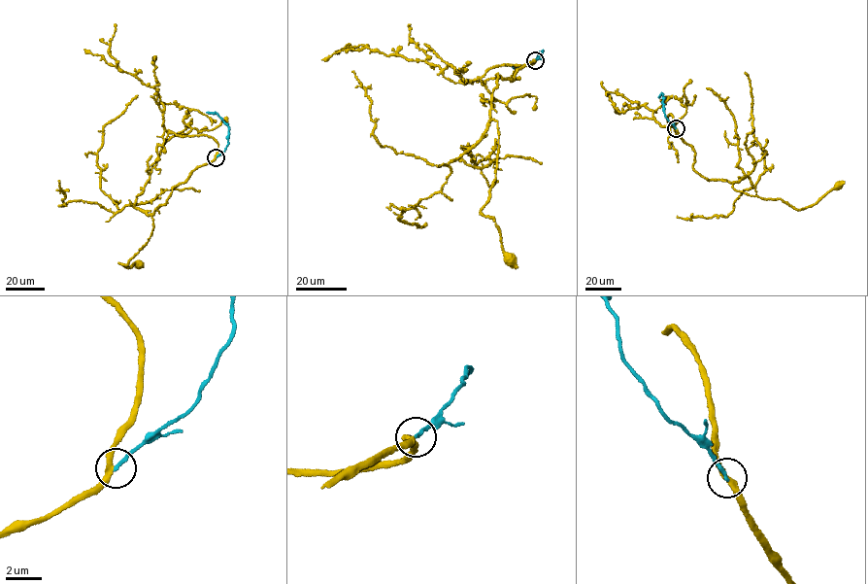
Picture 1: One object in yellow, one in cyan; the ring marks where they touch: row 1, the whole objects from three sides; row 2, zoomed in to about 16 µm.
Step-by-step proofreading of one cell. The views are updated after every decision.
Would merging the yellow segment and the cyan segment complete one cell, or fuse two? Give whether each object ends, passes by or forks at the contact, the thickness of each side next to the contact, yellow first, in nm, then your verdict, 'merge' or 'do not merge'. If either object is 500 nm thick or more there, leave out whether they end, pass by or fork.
yellow passes by; cyan ends; calibres 280 and 200 nm; do not merge

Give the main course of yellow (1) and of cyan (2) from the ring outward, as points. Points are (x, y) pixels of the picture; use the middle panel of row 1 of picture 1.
1: (535, 60), (514, 80), (497, 74), (492, 94), (496, 170), (480, 212), (494, 221), (510, 259)
2: (535, 60), (543, 51), (527, 64), (517, 67), (503, 65)

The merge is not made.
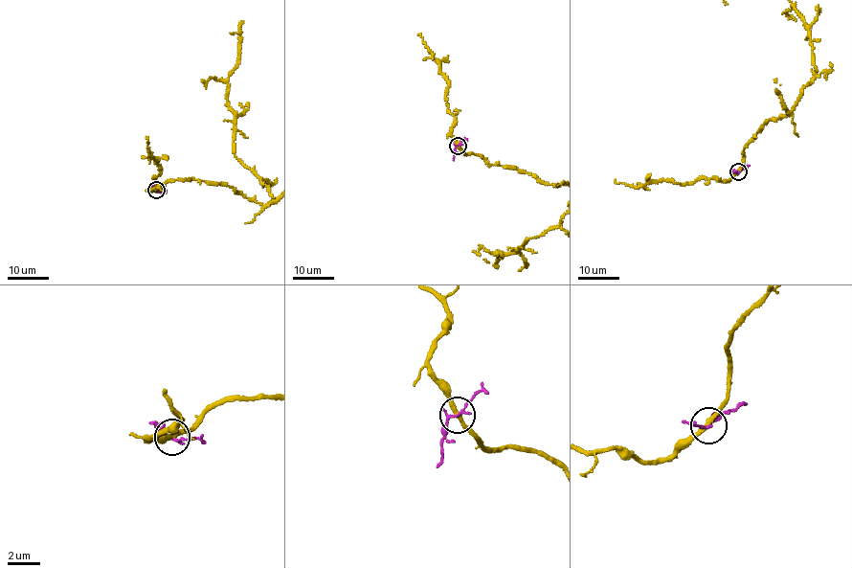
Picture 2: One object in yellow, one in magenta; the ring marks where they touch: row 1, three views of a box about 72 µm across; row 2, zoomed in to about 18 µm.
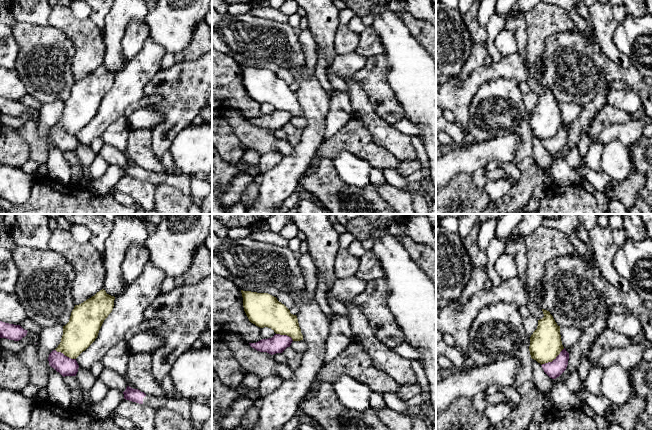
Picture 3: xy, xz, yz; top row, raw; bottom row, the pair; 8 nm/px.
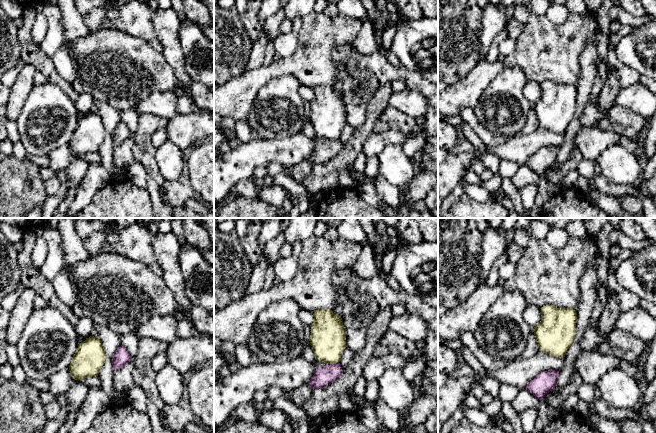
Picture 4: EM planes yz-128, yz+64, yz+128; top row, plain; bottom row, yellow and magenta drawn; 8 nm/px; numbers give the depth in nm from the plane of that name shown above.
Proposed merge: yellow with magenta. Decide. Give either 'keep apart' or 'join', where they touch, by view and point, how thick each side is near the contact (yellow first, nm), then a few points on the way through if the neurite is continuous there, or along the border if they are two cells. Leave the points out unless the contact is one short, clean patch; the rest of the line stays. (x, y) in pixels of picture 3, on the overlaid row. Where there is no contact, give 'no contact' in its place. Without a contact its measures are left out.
keep apart; contact yz (552, 360); calibres 260 and 140 nm; border yz (564, 348), (551, 361), (541, 365)

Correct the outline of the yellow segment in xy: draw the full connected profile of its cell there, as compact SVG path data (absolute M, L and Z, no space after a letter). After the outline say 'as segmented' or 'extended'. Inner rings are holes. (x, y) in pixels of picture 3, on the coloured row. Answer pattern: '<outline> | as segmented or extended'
M104 289L79 305L75 305L69 322L63 326L61 342L55 349L76 359L97 338L99 330L112 312L115 297Z | as segmented

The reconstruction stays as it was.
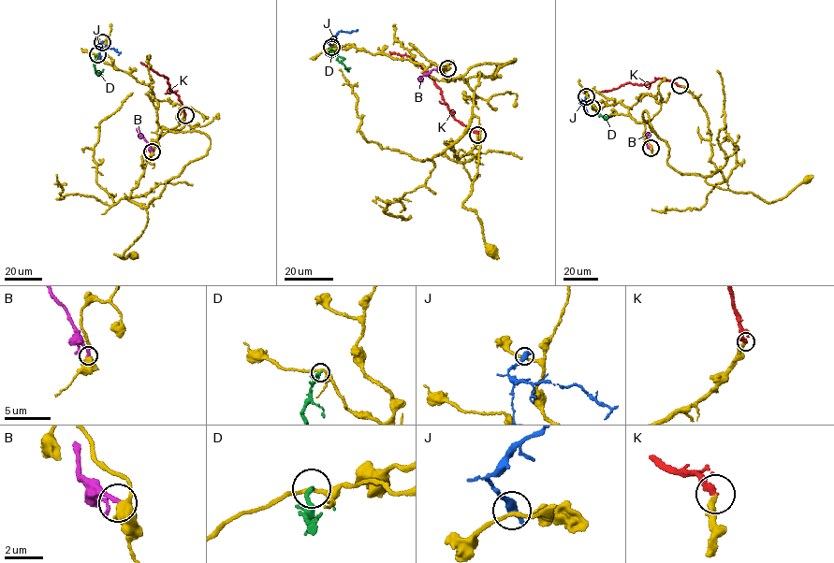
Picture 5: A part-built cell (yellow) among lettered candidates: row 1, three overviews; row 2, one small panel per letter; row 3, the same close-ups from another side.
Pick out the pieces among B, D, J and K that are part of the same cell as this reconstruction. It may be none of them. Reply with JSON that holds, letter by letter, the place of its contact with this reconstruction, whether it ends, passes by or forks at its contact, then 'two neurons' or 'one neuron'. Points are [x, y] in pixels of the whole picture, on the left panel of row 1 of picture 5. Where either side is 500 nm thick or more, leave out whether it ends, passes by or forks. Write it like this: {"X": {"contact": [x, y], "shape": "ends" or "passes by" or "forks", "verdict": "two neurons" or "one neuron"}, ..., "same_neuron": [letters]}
{"B": {"contact": [152, 151], "verdict": "two neurons"}, "D": {"contact": [97, 54], "shape": "ends", "verdict": "two neurons"}, "J": {"contact": [102, 42], "verdict": "two neurons"}, "K": {"contact": [185, 115], "shape": "ends", "verdict": "one neuron"}, "same_neuron": ["K"]}

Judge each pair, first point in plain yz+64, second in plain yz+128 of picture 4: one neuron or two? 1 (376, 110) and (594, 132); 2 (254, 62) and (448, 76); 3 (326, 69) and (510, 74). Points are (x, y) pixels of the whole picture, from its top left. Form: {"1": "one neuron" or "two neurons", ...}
{"1": "two neurons", "2": "two neurons", "3": "two neurons"}

